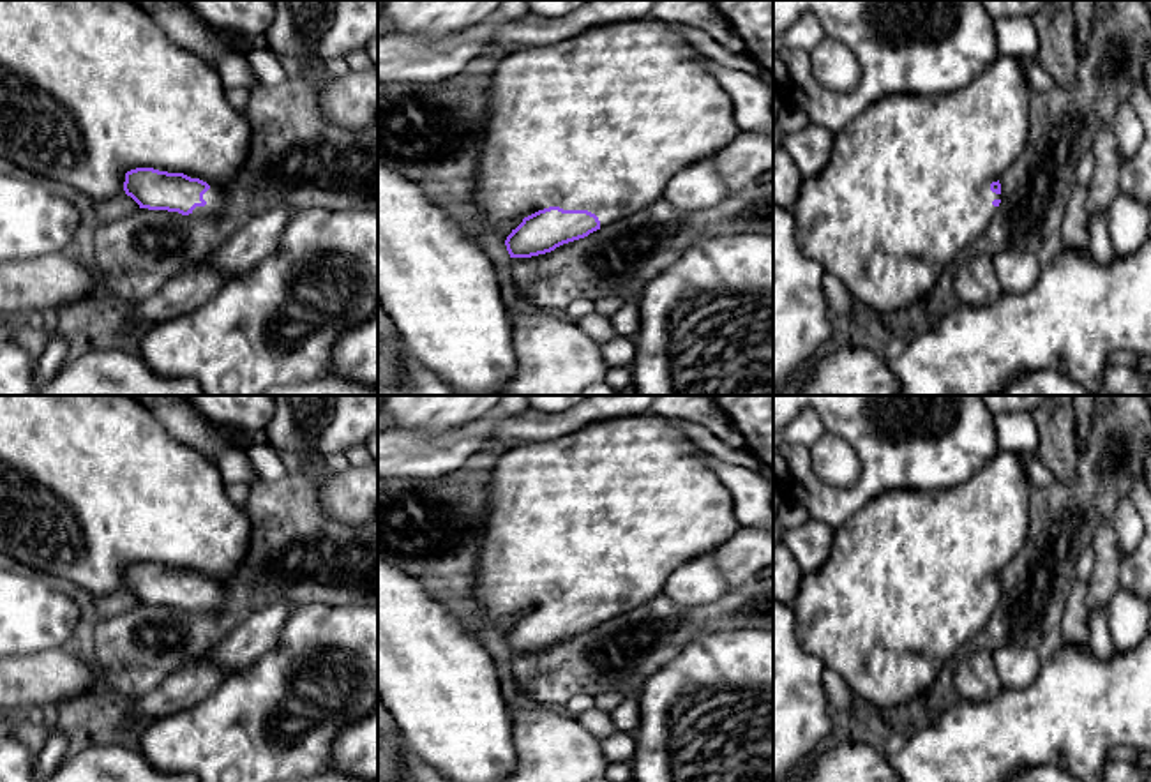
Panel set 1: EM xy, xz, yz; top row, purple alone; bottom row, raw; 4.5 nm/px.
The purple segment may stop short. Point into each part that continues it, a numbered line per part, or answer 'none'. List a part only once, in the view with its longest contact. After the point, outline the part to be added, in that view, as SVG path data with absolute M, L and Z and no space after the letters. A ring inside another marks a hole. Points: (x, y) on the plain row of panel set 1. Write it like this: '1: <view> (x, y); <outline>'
1: xy (89, 484); M0 395L0 553L16 568L56 581L64 579L94 595L124 590L125 568L136 563L154 563L184 568L210 581L203 590L205 602L196 602L189 613L217 614L224 604L228 579L242 567L251 542L251 521L242 507L231 503L217 464L173 440L159 420L129 395Z

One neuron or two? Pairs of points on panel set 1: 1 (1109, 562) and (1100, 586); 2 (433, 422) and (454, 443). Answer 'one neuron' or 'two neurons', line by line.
1: one neuron
2: two neurons

